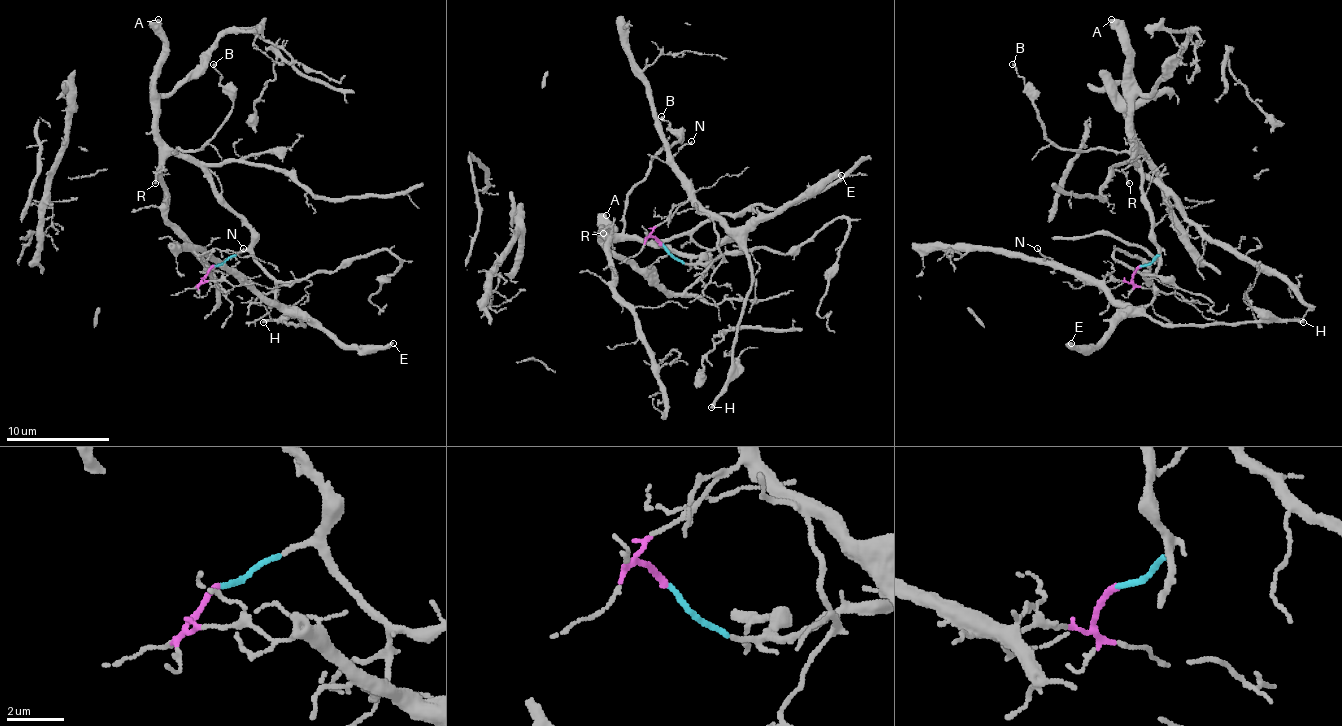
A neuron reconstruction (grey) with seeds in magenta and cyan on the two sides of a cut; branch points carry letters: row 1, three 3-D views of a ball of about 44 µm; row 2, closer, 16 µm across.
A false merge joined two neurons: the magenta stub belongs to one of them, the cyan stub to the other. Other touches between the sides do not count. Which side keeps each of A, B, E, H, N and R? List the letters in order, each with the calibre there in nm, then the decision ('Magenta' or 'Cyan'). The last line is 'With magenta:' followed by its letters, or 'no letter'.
A: Thickness 550 nm. Cyan
B: Thickness 130 nm. Cyan
E: Thickness 400 nm. Magenta
H: Thickness 220 nm. Magenta
N: Thickness 130 nm. Magenta
R: Thickness 140 nm. Cyan
With magenta: E, H, N

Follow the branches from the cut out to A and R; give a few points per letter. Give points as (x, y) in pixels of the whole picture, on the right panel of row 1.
A: (1142, 265), (1160, 252), (1154, 242), (1152, 208), (1136, 164), (1126, 34), (1110, 19)
R: (1142, 265), (1160, 252), (1154, 242), (1152, 208), (1136, 164), (1136, 154), (1123, 169), (1129, 182)

